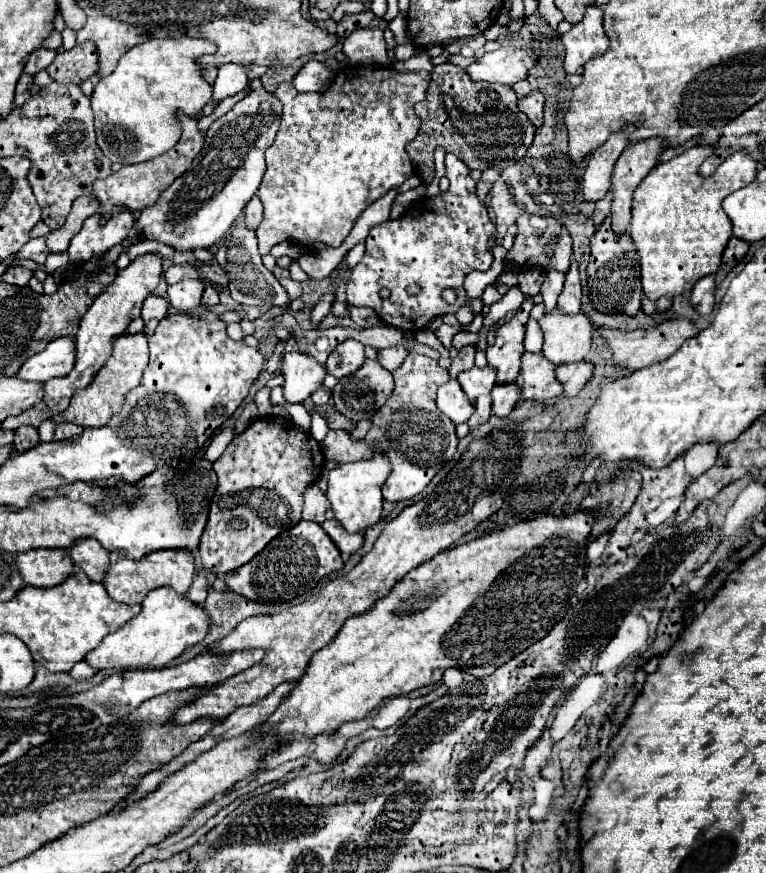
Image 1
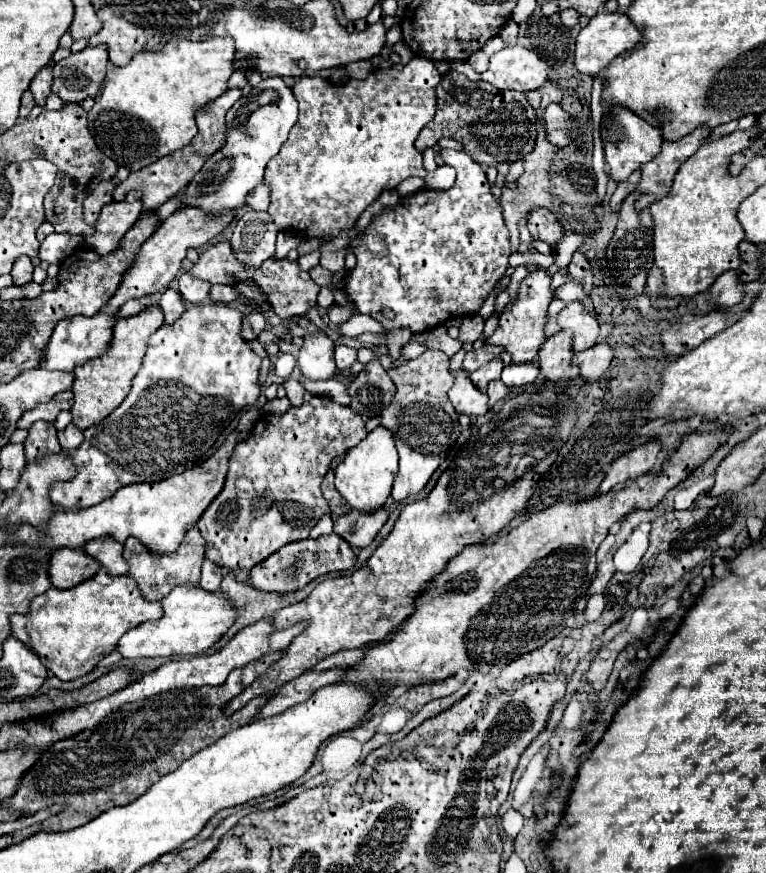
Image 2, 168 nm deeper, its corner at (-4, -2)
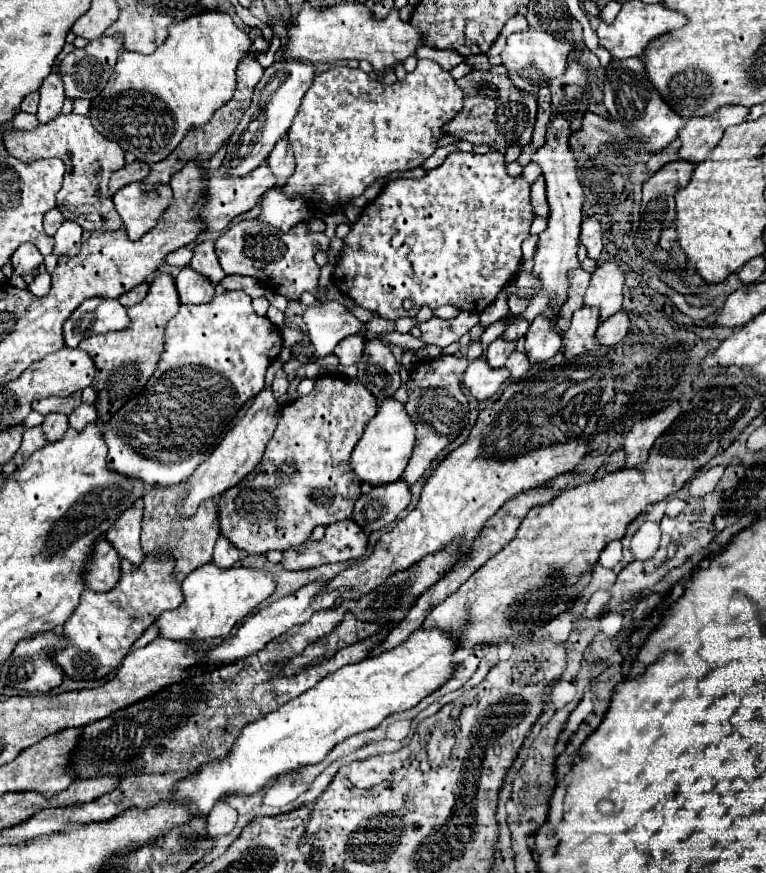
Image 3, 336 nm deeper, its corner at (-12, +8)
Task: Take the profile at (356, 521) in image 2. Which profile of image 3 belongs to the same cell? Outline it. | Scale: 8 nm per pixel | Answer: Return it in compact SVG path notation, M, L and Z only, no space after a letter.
M403 479L373 487L367 495L361 495L353 509L353 521L365 531L377 531L397 519L397 515L409 505L411 493Z

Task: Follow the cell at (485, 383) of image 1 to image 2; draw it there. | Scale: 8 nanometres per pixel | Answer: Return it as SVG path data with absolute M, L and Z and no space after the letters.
M495 357L495 359L491 359L487 365L479 367L477 371L473 371L469 377L471 377L471 381L473 381L481 391L487 391L489 381L499 379L501 369L503 369L503 361L501 361L501 357Z

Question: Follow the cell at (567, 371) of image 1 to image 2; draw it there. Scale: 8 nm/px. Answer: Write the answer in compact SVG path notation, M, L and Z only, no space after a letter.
M607 343L593 345L587 351L575 353L575 357L573 357L575 365L579 365L581 375L587 381L597 381L607 371L607 367L611 365L611 359L613 359L613 351Z

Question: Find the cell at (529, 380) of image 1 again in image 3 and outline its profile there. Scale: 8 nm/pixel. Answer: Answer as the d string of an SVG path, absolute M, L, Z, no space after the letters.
M581 307L573 313L571 327L563 333L563 355L573 359L575 355L585 355L595 351L599 343L593 339L595 329L599 327L599 309Z

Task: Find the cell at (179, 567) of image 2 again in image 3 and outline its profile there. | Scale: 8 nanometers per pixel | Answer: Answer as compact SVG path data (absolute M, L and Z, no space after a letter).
M155 487L143 495L145 511L143 511L143 527L141 527L141 547L145 555L153 557L173 557L175 559L175 571L173 577L181 583L191 571L197 567L211 563L213 545L219 539L219 523L217 523L217 499L203 501L203 505L197 509L197 513L191 519L179 519L179 513L175 509L175 501L181 497L179 491L183 487Z

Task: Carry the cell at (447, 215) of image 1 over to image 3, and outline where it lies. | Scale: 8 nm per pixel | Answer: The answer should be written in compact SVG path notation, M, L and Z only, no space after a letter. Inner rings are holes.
M455 151L455 153L447 155L443 165L439 165L437 169L427 171L427 175L421 177L421 179L395 179L395 181L385 185L385 189L379 193L379 197L363 209L361 219L355 225L351 225L349 235L343 239L347 247L343 249L343 257L341 257L339 265L335 265L333 283L337 285L337 289L343 295L349 295L363 309L369 309L375 315L379 315L383 319L391 319L391 321L397 319L397 317L415 317L417 311L423 305L427 305L431 309L437 309L441 305L453 305L457 309L461 309L461 311L477 313L477 311L487 309L495 301L495 297L501 293L501 289L517 275L517 267L521 265L521 243L529 237L529 227L531 227L533 217L535 215L533 215L531 203L529 203L529 183L523 177L509 177L507 175L503 153L489 151L489 153L479 155L479 153ZM405 299L413 301L411 311L403 309Z

